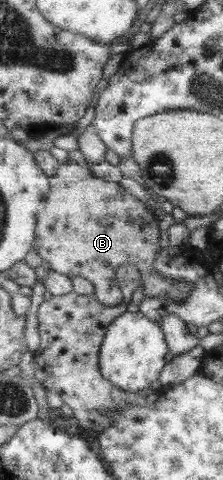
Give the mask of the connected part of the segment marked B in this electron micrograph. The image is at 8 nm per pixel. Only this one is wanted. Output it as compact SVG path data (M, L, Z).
M74 162L61 164L56 175L50 177L51 191L47 205L37 219L36 250L47 267L70 278L86 278L94 287L100 302L118 306L122 292L118 288L116 270L122 264L133 264L141 271L144 295L168 296L184 303L184 297L191 292L191 285L185 281L174 281L158 274L154 261L161 252L160 226L152 210L118 182L98 178L91 171Z

